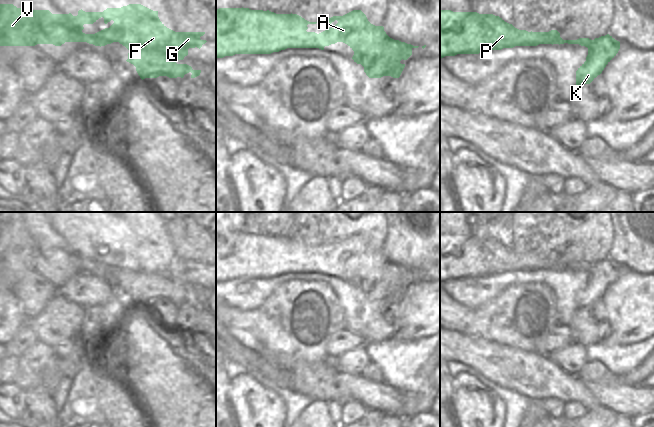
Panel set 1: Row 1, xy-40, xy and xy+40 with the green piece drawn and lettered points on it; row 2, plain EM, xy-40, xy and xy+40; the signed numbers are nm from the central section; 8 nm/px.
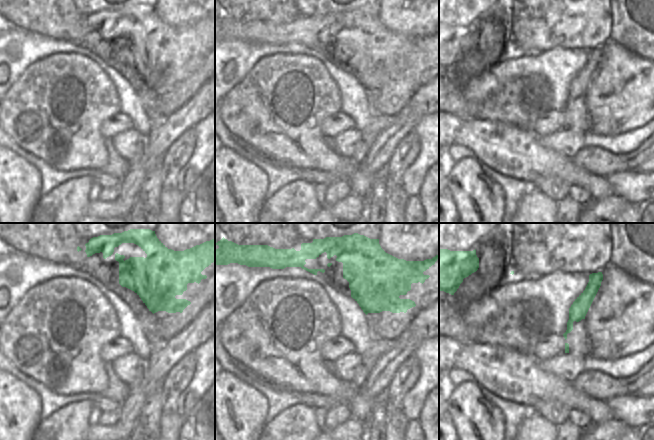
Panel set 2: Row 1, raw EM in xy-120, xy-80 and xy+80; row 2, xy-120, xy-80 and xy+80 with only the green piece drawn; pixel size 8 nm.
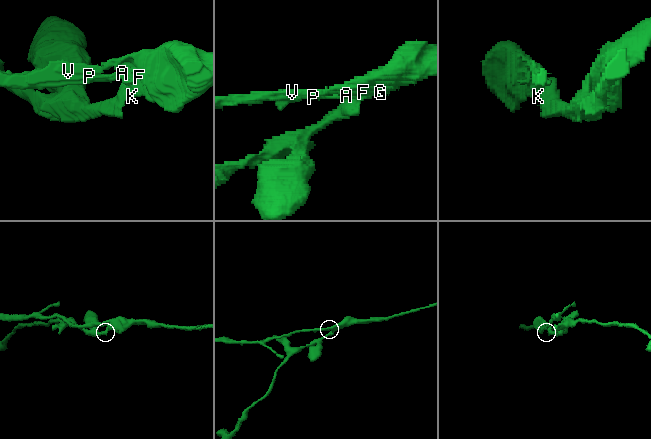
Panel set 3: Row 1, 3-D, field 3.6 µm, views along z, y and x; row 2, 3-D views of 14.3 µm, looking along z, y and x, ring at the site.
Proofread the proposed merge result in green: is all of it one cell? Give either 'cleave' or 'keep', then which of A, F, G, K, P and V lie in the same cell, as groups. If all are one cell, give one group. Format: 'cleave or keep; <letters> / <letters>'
cleave; A F G P V / K

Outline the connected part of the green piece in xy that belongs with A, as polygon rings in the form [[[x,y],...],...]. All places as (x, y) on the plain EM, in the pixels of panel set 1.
[[[219,232],[216,234],[216,282],[223,282],[225,280],[233,280],[235,278],[271,278],[273,276],[279,276],[287,272],[319,272],[324,274],[325,270],[335,268],[337,266],[343,266],[347,268],[353,275],[354,279],[352,283],[357,288],[361,288],[364,291],[364,296],[369,302],[381,302],[383,300],[391,300],[393,302],[399,302],[405,288],[400,286],[381,298],[375,298],[371,300],[369,295],[376,285],[376,283],[384,275],[384,269],[390,262],[384,255],[383,250],[375,250],[371,248],[366,239],[361,234],[353,234],[343,240],[333,240],[328,242],[328,247],[331,248],[335,244],[338,247],[319,258],[315,256],[307,256],[308,248],[316,248],[317,246],[309,246],[297,238],[276,238],[269,234],[251,234],[249,232]]]

